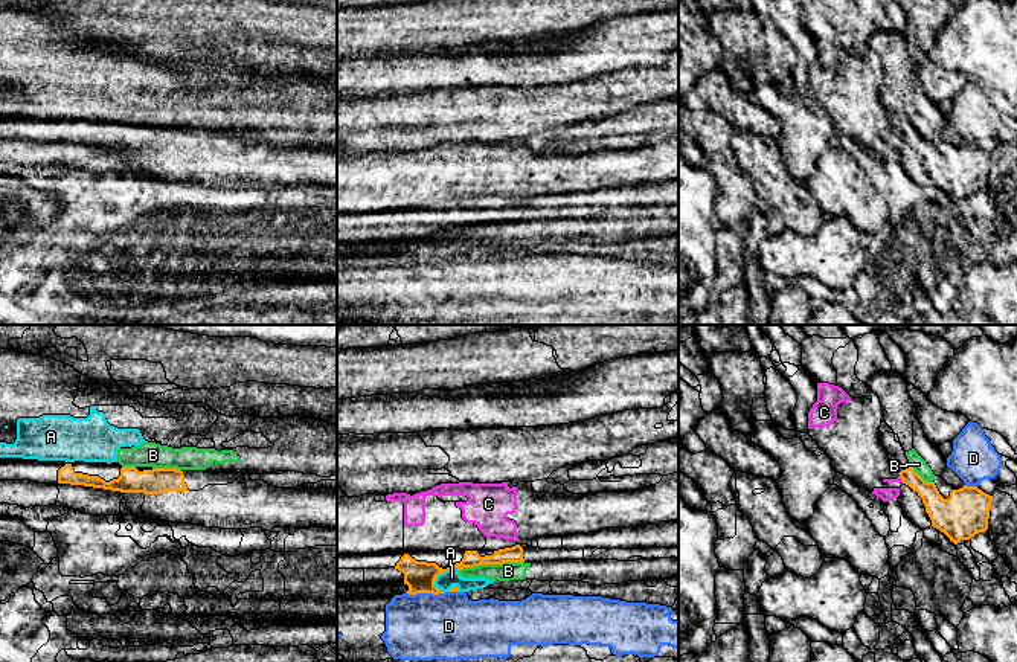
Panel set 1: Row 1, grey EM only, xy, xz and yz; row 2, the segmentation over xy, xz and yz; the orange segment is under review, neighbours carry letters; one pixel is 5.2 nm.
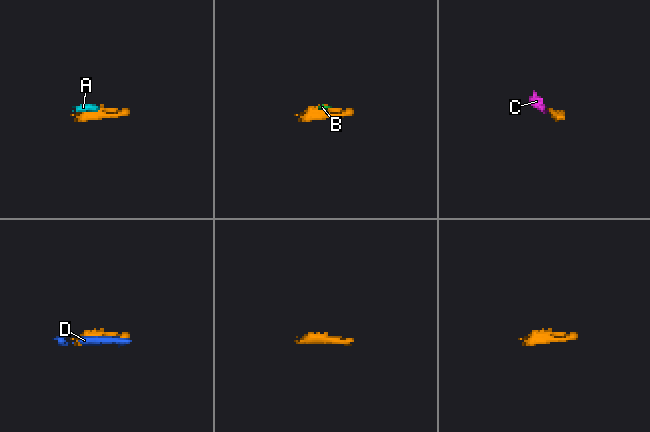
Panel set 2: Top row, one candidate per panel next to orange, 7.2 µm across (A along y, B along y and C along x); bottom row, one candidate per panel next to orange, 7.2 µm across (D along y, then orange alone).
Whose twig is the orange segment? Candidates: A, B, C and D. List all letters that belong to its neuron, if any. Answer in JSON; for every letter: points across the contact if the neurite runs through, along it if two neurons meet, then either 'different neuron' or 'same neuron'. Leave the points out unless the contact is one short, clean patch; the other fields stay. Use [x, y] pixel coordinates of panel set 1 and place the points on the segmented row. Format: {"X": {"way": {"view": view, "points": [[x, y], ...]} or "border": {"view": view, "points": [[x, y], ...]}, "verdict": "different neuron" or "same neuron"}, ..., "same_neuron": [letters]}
{"A": {"border": {"view": "xz", "points": [[458, 569], [442, 571], [433, 584]]}, "verdict": "different neuron"}, "B": {"border": {"view": "xz", "points": [[523, 560], [464, 566], [459, 571]]}, "verdict": "different neuron"}, "C": {"border": {"view": "yz", "points": [[898, 476], [903, 482]]}, "verdict": "different neuron"}, "D": {"verdict": "different neuron"}, "same_neuron": []}

